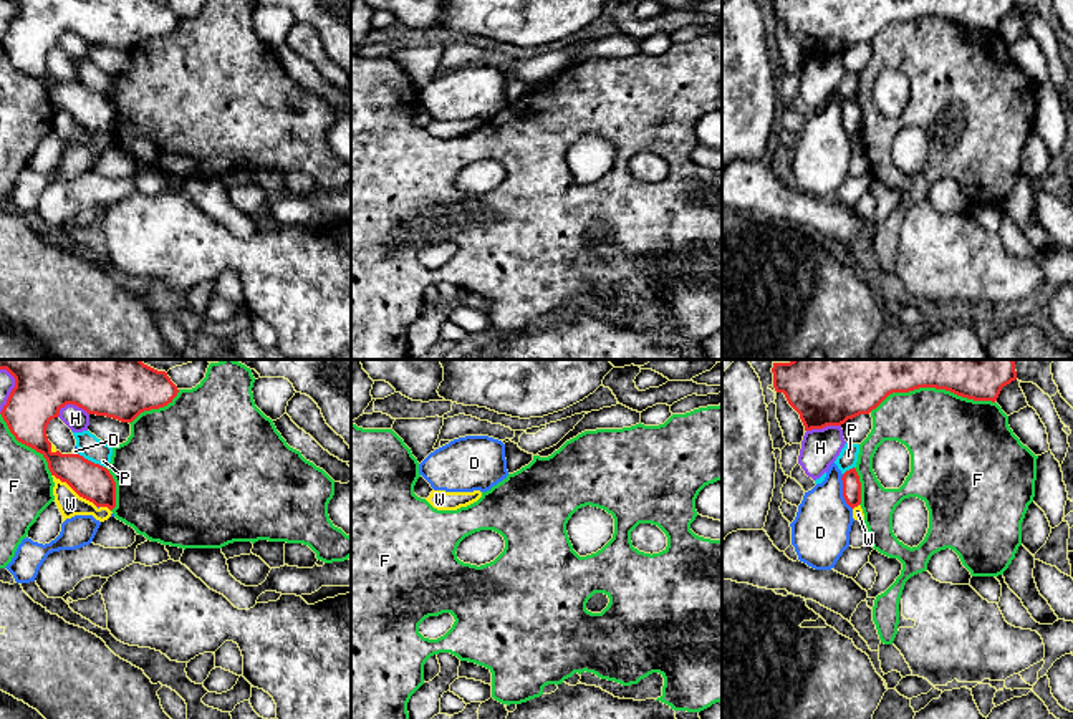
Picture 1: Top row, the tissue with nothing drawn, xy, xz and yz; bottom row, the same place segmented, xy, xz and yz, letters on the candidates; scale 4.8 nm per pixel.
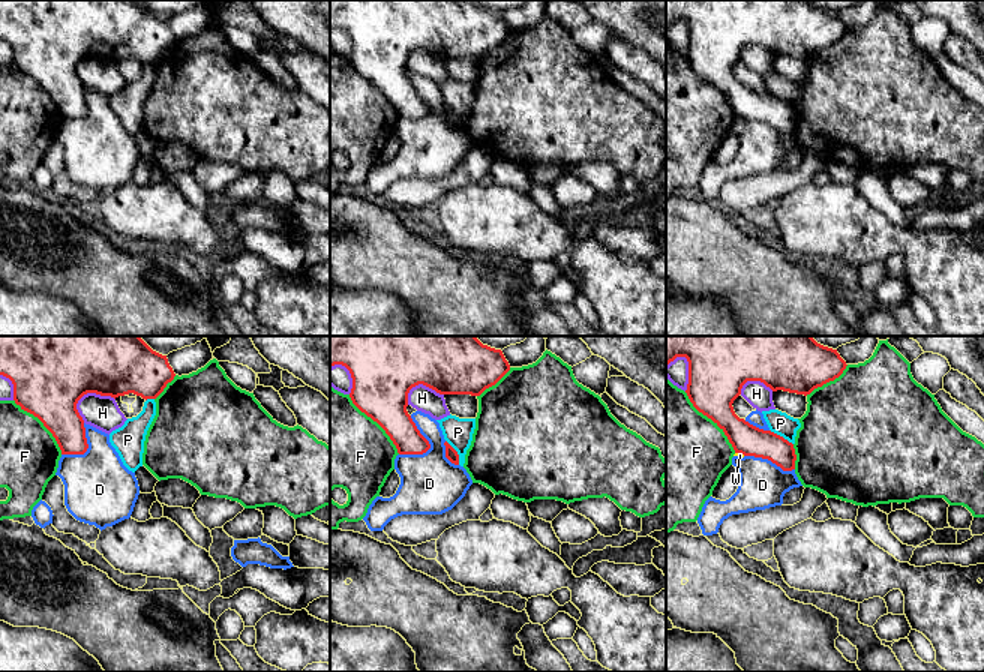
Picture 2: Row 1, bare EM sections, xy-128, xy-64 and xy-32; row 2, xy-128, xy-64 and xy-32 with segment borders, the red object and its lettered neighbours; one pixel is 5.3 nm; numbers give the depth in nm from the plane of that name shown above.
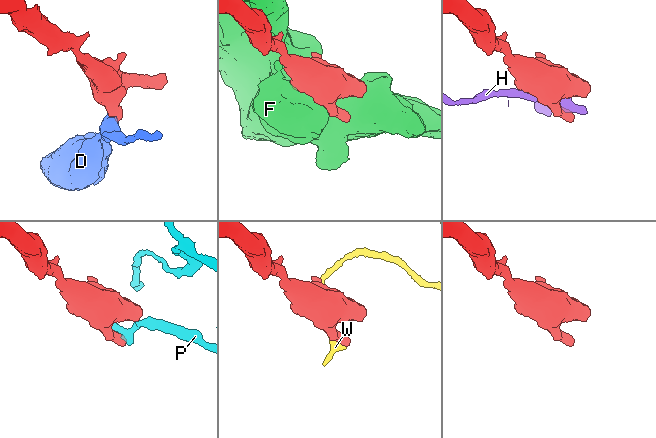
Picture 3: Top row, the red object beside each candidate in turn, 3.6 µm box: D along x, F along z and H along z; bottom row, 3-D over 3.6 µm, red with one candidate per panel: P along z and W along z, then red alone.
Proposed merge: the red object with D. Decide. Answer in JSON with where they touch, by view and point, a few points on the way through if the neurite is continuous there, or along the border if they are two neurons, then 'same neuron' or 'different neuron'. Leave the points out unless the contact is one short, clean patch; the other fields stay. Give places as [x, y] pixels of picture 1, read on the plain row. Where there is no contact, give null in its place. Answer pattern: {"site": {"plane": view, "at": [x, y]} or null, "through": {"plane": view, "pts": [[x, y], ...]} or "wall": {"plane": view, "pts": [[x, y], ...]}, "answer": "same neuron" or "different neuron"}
{"site": {"plane": "yz", "at": [843, 121]}, "wall": {"plane": "yz", "pts": [[842, 103], [842, 125], [851, 138]]}, "answer": "different neuron"}

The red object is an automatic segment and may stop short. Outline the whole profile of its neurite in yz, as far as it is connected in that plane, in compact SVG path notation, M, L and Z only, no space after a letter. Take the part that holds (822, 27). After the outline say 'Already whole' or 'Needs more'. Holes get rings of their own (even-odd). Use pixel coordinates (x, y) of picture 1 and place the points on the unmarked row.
M772 0L773 17L800 43L805 60L869 43L893 22L945 18L995 31L1017 0Z. Already whole

